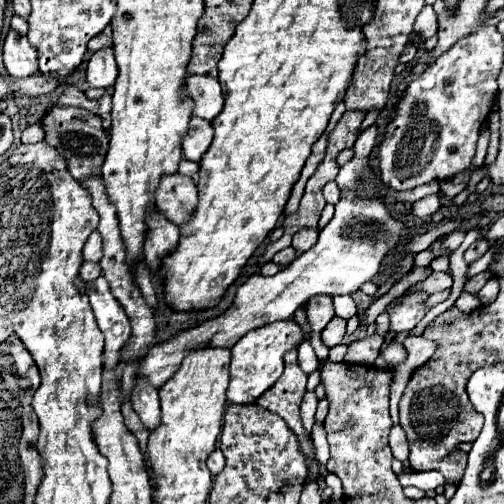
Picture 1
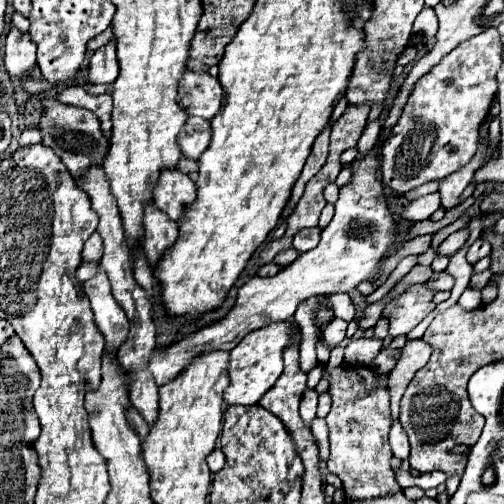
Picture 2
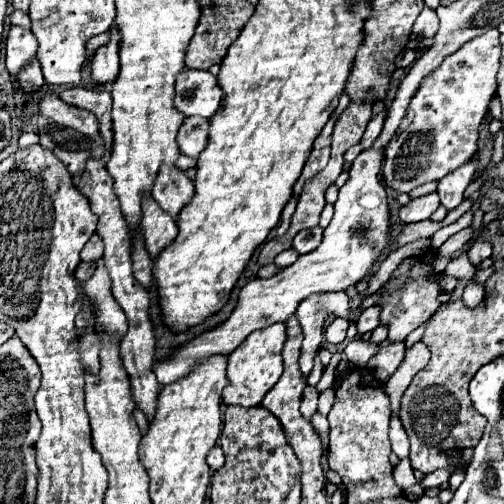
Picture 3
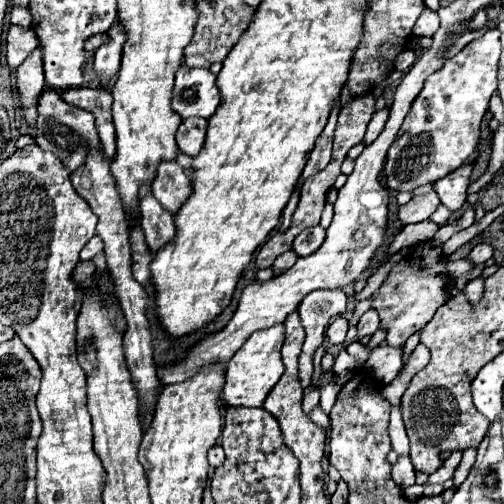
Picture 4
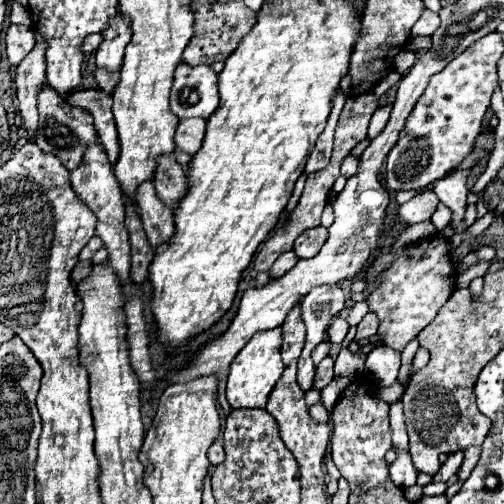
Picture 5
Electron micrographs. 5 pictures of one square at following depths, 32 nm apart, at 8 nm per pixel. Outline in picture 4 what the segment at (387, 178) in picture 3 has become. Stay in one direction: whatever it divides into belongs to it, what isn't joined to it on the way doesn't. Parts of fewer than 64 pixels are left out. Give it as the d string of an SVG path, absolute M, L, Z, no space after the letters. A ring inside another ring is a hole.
M492 28L484 36L472 40L468 46L464 46L456 56L448 58L438 72L428 76L428 80L424 82L424 88L414 98L410 112L404 118L396 140L388 148L386 162L384 162L384 176L386 176L388 188L392 188L396 192L412 192L418 186L424 186L428 182L436 182L436 180L444 178L446 174L454 172L468 160L468 156L478 146L480 124L488 110L488 102L490 102L492 94L496 92L496 72L498 72L500 50L502 50L500 48L500 32L496 28Z

